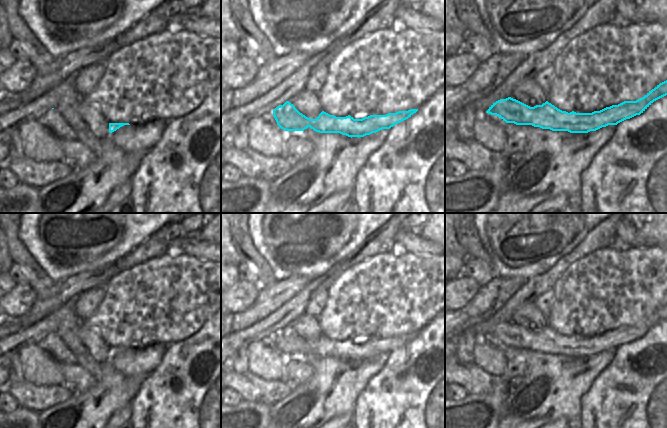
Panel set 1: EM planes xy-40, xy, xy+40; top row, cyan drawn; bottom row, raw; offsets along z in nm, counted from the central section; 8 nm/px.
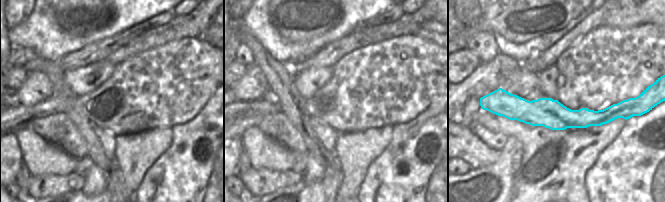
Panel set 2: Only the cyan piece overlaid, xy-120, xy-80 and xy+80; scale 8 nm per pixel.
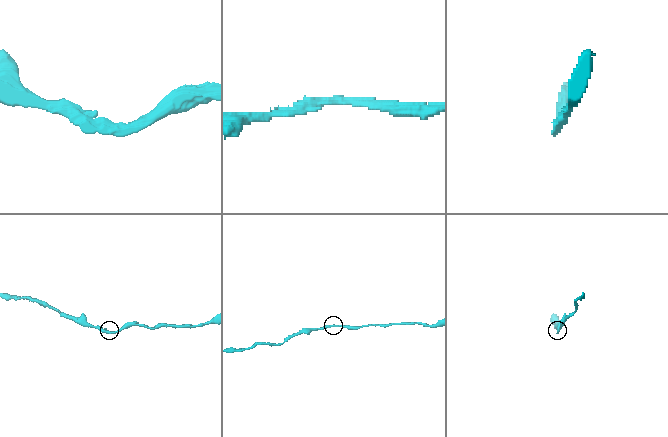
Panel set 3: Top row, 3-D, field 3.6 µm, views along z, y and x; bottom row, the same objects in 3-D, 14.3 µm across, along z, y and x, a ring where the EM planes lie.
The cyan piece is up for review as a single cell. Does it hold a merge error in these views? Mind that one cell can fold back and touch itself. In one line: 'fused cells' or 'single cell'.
single cell

